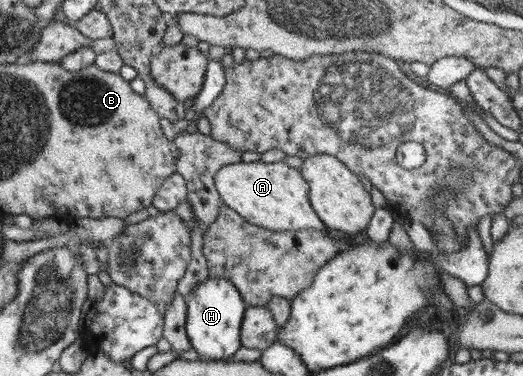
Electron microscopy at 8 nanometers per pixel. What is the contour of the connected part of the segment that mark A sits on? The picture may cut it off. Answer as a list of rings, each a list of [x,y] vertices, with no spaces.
[[[262,161],[226,164],[215,172],[214,187],[222,205],[233,210],[247,223],[271,232],[297,232],[299,230],[325,231],[326,227],[313,213],[308,200],[308,184],[297,169],[283,161]]]

